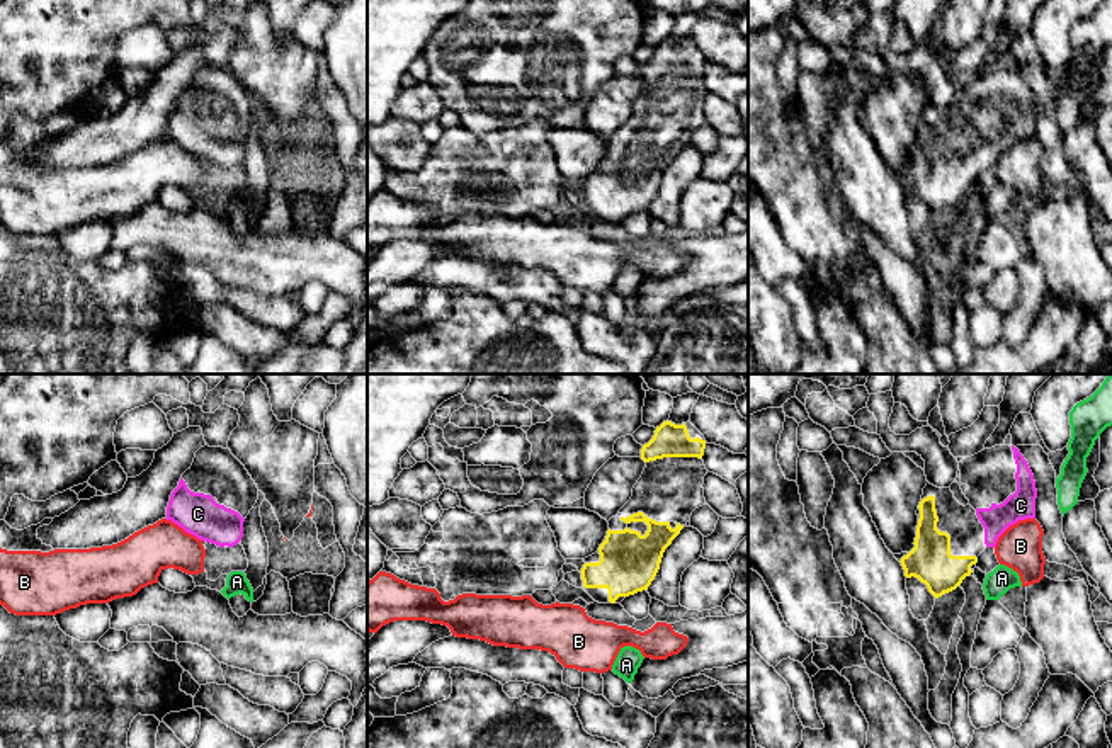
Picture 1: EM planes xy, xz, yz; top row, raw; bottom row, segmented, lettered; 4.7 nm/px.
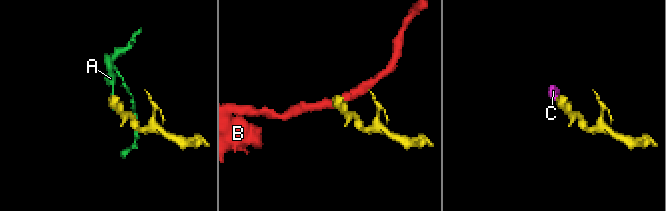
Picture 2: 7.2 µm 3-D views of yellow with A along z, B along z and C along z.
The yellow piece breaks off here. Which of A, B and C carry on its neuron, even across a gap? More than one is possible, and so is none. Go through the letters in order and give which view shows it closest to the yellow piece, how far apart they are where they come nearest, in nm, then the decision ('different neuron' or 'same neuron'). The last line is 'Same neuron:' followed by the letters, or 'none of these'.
A: view yz; gap 70 nm; different neuron
B: view yz; gap 90 nm; different neuron
C: view yz; gap 70 nm; same neuron
Same neuron: C

